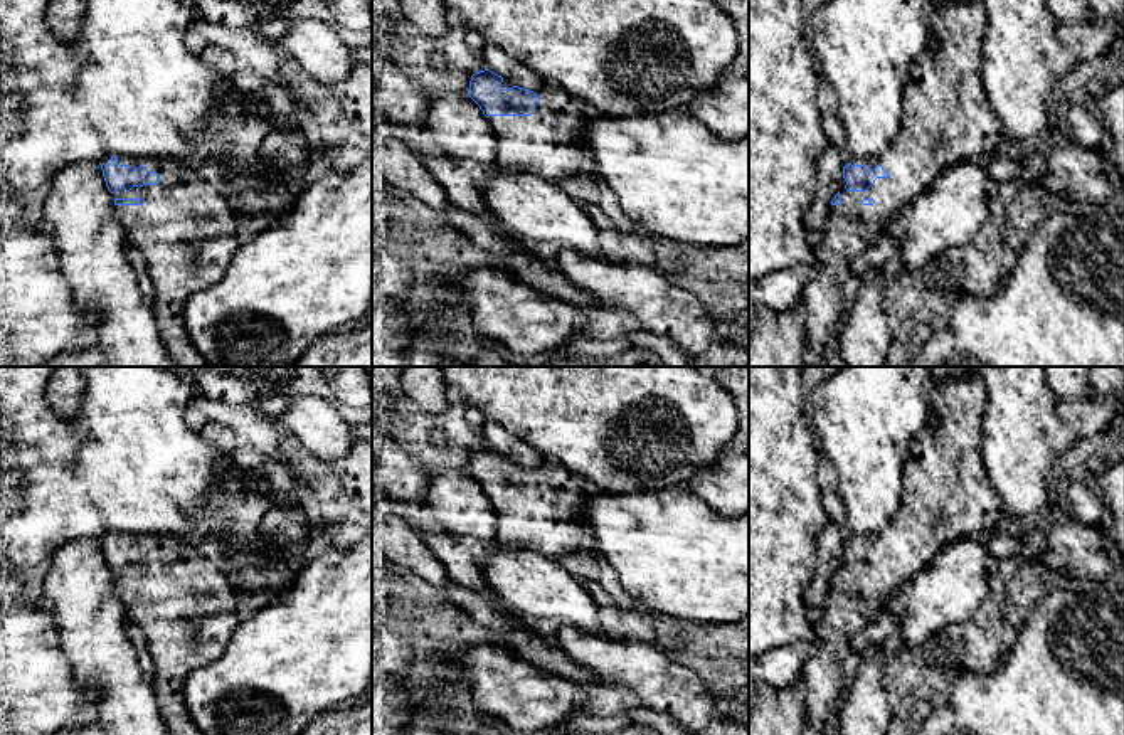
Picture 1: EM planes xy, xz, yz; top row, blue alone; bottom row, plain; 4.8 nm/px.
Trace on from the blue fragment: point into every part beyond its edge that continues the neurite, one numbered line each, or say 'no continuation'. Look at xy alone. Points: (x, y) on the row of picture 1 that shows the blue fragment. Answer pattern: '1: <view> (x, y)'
1: xy (187, 232)

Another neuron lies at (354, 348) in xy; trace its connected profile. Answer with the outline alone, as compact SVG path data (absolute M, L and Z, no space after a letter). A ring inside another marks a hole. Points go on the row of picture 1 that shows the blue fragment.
M372 326L315 340L293 367L372 367Z

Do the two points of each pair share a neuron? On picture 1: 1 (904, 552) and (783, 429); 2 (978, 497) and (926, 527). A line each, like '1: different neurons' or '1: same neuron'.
1: different neurons
2: same neuron

